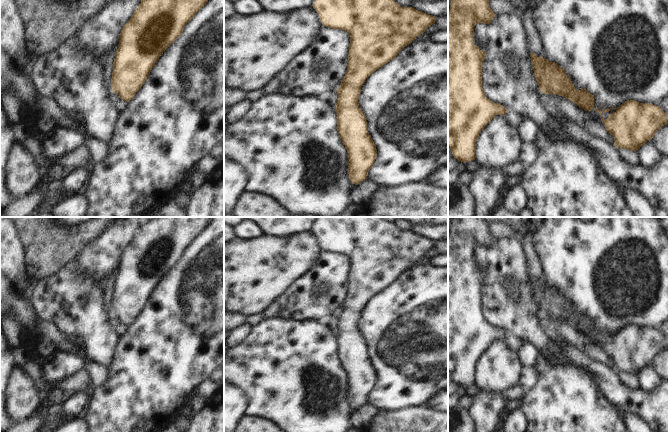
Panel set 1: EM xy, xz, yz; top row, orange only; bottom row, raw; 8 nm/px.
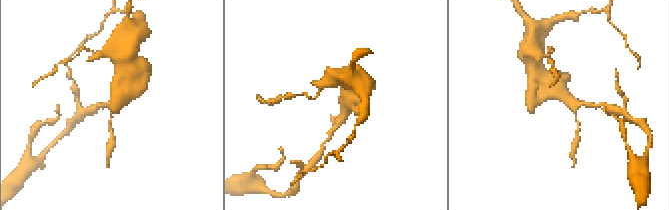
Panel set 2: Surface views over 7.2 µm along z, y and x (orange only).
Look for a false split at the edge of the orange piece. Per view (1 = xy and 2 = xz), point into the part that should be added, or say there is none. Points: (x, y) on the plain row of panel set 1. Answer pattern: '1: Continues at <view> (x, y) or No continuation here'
1: No continuation here
2: No continuation here

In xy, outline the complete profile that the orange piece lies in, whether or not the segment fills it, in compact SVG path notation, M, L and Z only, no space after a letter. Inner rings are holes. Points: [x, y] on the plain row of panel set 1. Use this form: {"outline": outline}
{"outline": "M159 217L144 221L123 250L113 285L112 314L129 326L147 304L163 276L182 258L185 249L213 217Z"}

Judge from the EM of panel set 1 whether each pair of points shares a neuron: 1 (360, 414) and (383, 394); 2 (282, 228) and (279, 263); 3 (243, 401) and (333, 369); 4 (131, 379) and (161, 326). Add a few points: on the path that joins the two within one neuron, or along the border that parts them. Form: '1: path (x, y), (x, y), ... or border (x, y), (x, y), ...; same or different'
1: border (367, 401), (378, 409); different
2: border (304, 232), (291, 236), (265, 235); different
3: border (234, 383), (246, 393), (250, 400), (247, 414); different
4: path (144, 366), (161, 349), (161, 339); same

